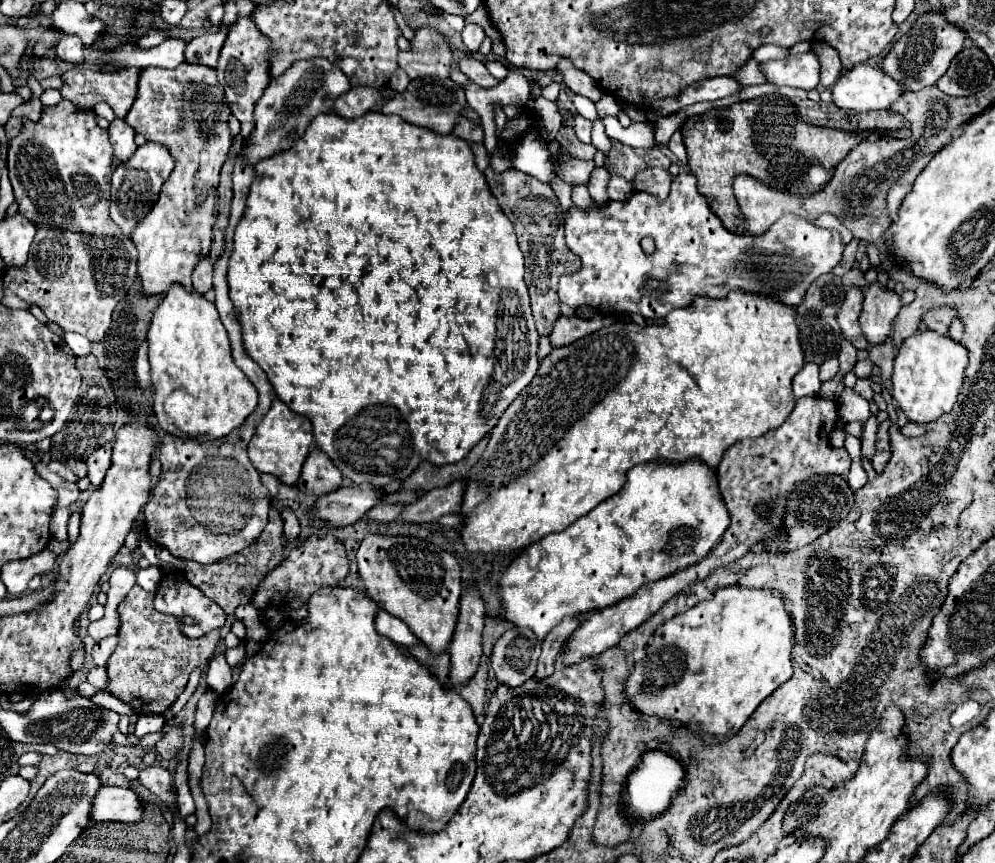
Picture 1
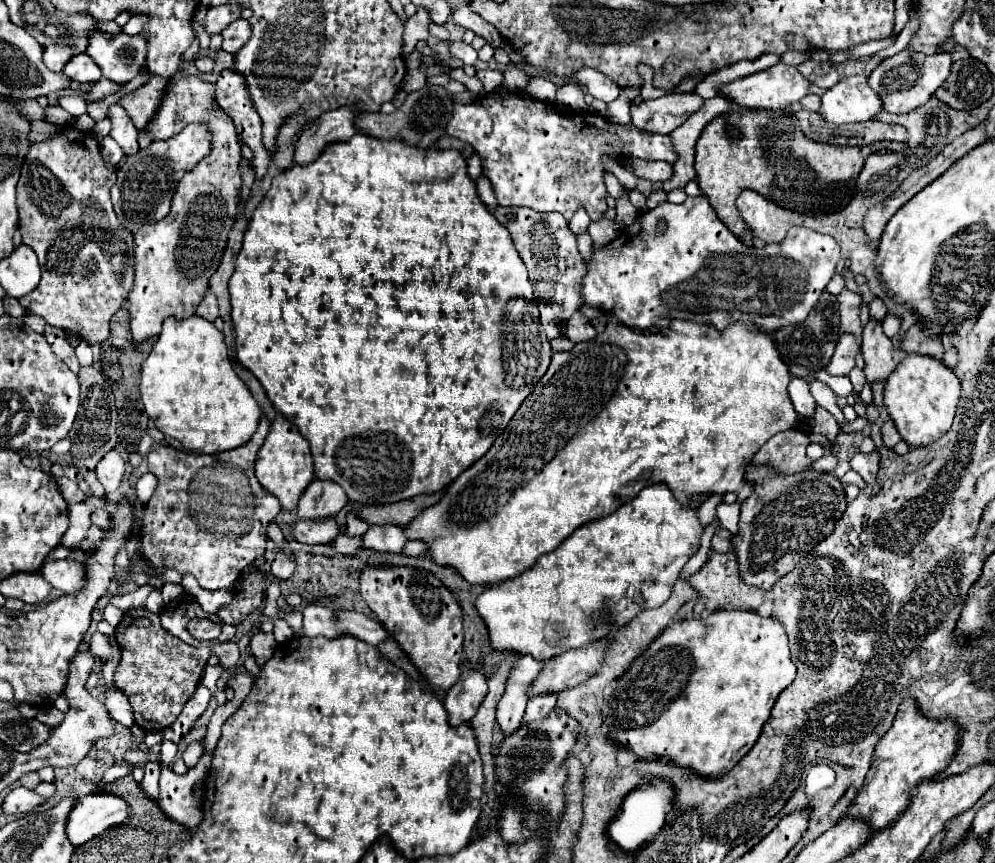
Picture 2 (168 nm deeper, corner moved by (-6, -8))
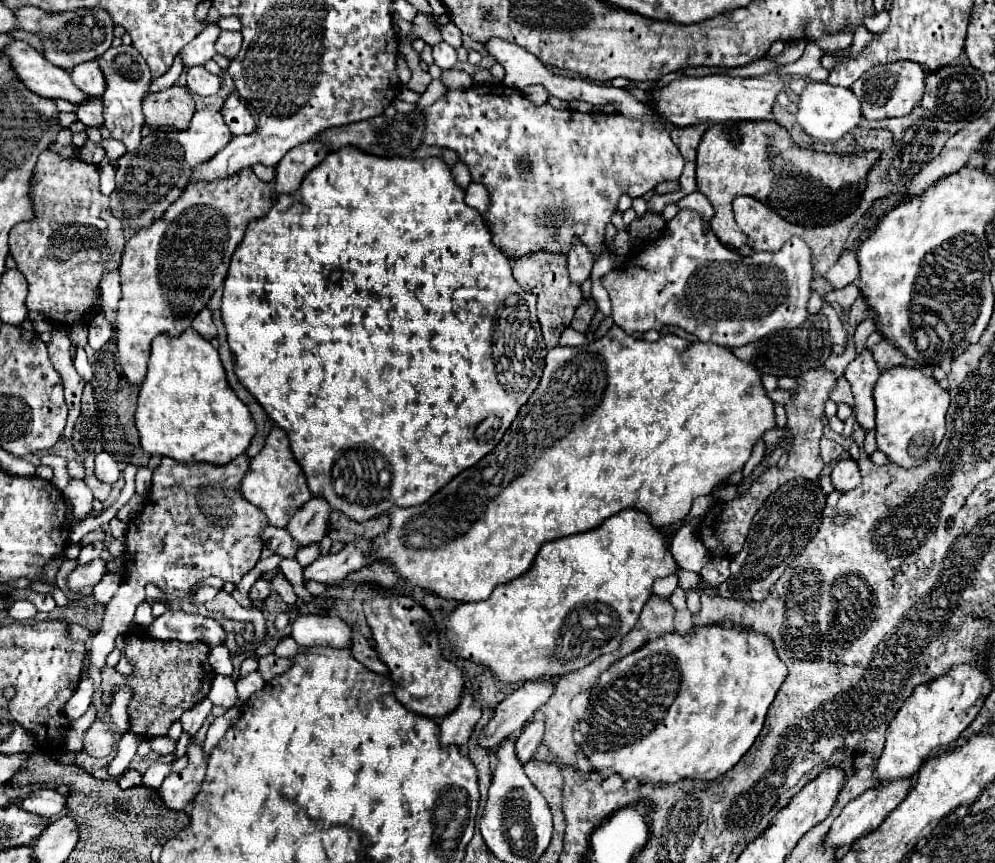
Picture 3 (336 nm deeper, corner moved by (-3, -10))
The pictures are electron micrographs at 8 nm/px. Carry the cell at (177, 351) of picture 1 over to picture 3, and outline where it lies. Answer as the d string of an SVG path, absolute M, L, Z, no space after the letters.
M186 330L178 338L170 338L166 334L154 338L148 360L148 374L138 394L136 428L140 432L140 444L148 454L168 456L186 464L206 462L214 466L224 466L236 456L244 454L254 436L254 420L246 404L228 386L218 350L204 338L198 338L198 332L194 330Z

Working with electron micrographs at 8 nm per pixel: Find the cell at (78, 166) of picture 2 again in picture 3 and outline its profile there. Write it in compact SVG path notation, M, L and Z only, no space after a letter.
M44 150L34 174L34 220L10 230L10 254L28 280L28 310L42 312L60 326L70 326L92 308L100 276L118 270L124 252L122 222L112 216L98 184L96 166Z

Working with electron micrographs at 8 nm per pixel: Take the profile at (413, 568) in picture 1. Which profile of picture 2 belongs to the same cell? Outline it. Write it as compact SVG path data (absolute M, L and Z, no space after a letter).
M367 564L359 578L359 592L367 606L377 614L377 620L389 628L393 640L405 648L425 680L433 686L449 690L459 680L459 662L463 656L463 608L457 596L431 572L411 566L375 566Z

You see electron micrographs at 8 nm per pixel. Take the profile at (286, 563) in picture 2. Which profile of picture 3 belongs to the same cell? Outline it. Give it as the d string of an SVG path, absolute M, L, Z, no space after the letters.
M260 578L248 592L250 602L258 602L258 600L266 600L270 596L270 582L266 582L264 578Z

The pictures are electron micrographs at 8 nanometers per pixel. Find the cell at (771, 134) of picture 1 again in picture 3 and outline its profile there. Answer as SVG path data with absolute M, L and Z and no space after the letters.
M774 120L770 122L724 122L718 126L710 126L706 134L700 140L698 146L698 158L696 158L696 182L698 192L702 192L716 216L712 220L712 232L716 238L744 254L748 246L746 235L739 229L732 212L732 200L736 196L754 196L768 208L772 208L776 214L780 214L784 220L798 224L798 226L828 226L832 222L838 222L852 214L862 198L862 190L866 188L866 176L874 162L880 158L880 152L866 152L866 154L824 154L816 150L806 150L794 146L790 134L778 126Z

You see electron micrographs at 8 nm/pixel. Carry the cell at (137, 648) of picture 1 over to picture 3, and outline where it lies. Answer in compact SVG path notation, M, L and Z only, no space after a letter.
M130 634L126 636L126 658L134 666L134 672L130 676L122 676L116 670L102 670L102 702L110 704L114 688L128 686L132 690L128 704L130 730L146 740L166 736L170 726L180 720L186 710L192 710L194 704L208 696L210 684L216 676L208 662L208 654L210 648L206 642L158 642L144 634Z

